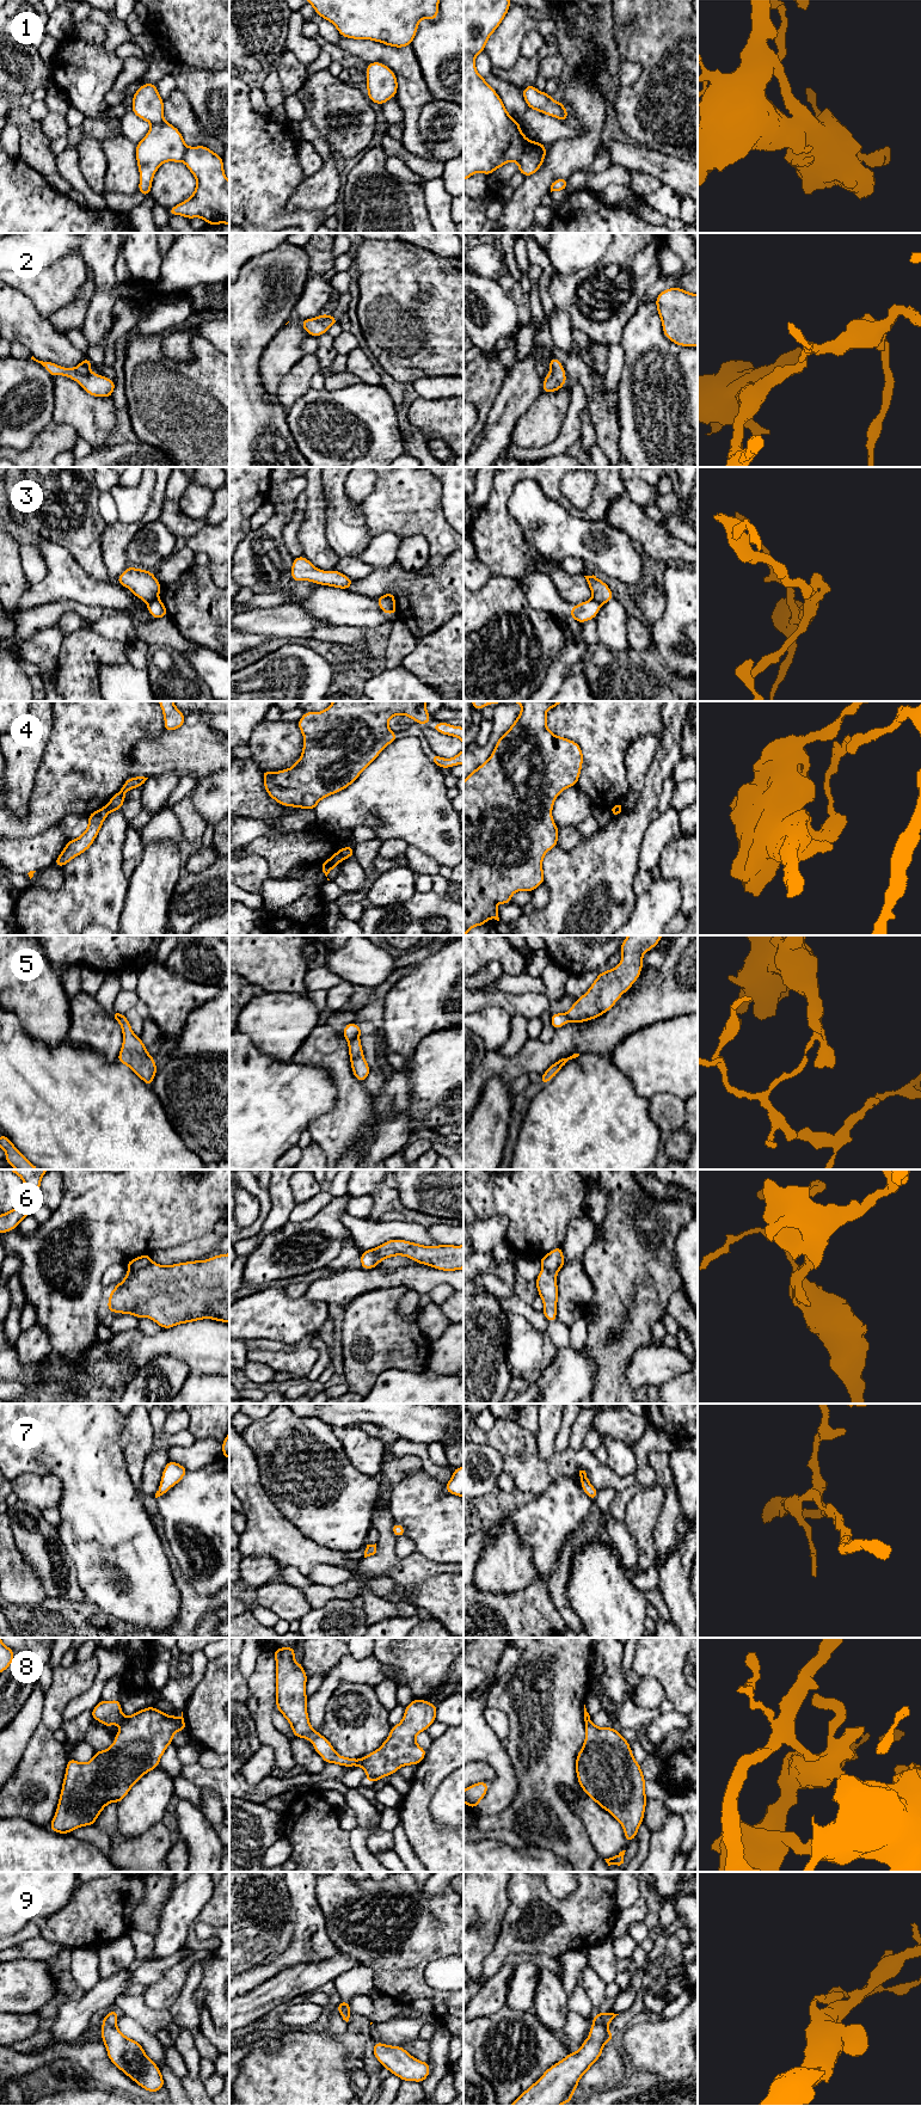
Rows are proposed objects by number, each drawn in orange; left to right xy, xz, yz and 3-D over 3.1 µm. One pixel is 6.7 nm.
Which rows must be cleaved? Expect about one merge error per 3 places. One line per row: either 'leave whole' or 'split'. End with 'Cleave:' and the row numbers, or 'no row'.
1: leave whole
2: leave whole
3: split
4: split
5: split
6: split
7: leave whole
8: split
9: split
Cleave: 3, 4, 5, 6, 8, 9

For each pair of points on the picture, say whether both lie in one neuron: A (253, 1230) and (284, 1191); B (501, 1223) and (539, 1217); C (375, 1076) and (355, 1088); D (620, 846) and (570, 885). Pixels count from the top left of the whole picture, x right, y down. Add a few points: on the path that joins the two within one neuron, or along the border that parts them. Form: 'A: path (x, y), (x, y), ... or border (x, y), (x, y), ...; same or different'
A: border (268, 1189), (270, 1210), (259, 1233); different
B: border (483, 1219), (504, 1216), (507, 1219), (505, 1241); different
C: border (362, 1082), (366, 1092), (372, 1098); different
D: path (608, 858), (601, 859), (582, 878); same

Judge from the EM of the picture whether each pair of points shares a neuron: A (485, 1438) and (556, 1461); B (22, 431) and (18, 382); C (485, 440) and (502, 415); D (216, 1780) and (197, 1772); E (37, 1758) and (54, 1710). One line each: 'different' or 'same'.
A: same
B: same
C: same
D: same
E: different

